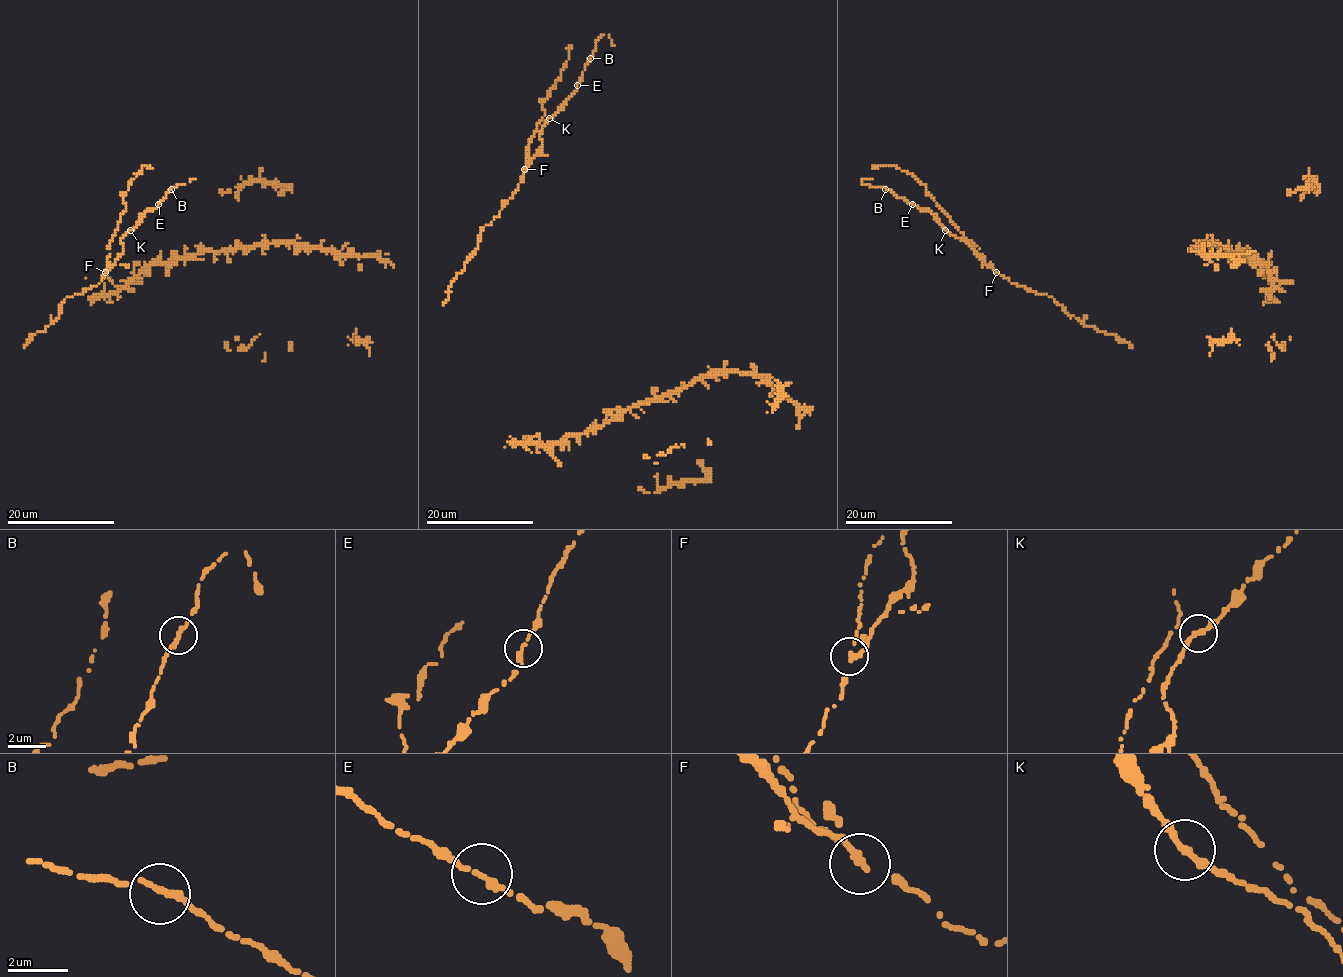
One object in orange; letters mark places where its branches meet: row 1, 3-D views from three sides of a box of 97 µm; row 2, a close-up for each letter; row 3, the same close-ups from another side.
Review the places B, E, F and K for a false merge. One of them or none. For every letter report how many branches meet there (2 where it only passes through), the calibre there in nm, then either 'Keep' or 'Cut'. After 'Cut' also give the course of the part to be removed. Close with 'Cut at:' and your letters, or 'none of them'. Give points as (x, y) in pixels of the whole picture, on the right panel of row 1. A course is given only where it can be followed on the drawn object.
B: Branches: 2. Thickness 220 nm. Keep
E: Branches: 2. Thickness 200 nm. Keep
F: Branches: 2. Thickness 200 nm. Cut. Course of the part to remove: (996, 272), (984, 261), (980, 249), (964, 237), (928, 194), (923, 184), (897, 166), (873, 167)
K: Branches: 2. Thickness 240 nm. Keep
Cut at: F

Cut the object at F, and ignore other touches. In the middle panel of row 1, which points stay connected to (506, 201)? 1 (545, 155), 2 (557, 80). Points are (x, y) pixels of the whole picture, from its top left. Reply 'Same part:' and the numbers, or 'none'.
Same part: 1

